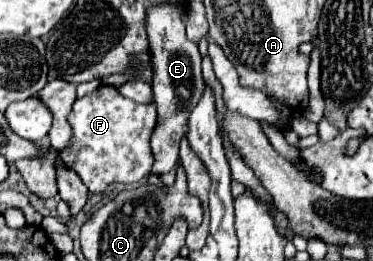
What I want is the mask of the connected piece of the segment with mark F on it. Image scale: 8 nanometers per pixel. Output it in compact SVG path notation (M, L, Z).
M102 85L94 93L78 99L68 115L74 129L72 147L60 155L74 169L90 193L102 193L110 183L136 183L150 173L154 153L150 153L150 135L156 125L156 107L140 105L120 95L116 87Z

